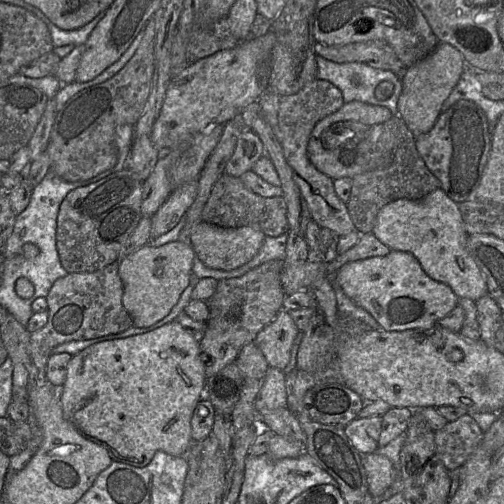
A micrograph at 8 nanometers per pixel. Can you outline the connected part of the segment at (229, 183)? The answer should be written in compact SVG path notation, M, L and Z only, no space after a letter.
M226 174L222 175L213 186L202 211L202 220L229 228L250 226L271 237L277 237L289 231L287 205L283 196L261 196L246 187L240 177Z

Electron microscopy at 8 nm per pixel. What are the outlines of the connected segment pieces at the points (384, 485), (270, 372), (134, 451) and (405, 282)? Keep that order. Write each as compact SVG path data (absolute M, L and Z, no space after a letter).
M378 452L361 454L361 462L366 472L369 493L374 499L381 497L397 479L395 467Z
M270 366L267 369L262 388L254 403L258 418L260 413L286 407L285 377L282 370Z
M173 321L143 334L93 344L72 355L67 365L65 381L60 387L60 401L64 419L82 437L105 447L110 458L116 462L141 468L150 463L157 451L163 451L171 456L184 457L193 442L191 438L191 417L205 392L205 367L201 358L199 342L200 339L192 331L188 331L179 322Z
M391 250L385 256L350 261L336 271L332 281L334 288L338 285L387 331L432 329L459 301L450 286L426 274L413 254L399 250Z

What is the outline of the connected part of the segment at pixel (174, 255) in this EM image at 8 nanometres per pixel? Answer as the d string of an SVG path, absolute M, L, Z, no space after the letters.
M177 240L162 246L154 246L150 241L120 259L118 274L123 283L122 303L134 326L150 327L170 313L191 282L194 258L195 252L190 243Z

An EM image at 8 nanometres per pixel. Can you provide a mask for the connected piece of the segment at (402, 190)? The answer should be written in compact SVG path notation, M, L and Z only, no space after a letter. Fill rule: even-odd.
M398 116L373 125L360 143L362 151L370 153L391 153L392 162L384 168L367 171L352 177L352 189L347 208L356 229L362 233L373 233L374 222L379 210L397 199L420 199L437 188L441 188L439 179L428 169L416 148L416 136Z

